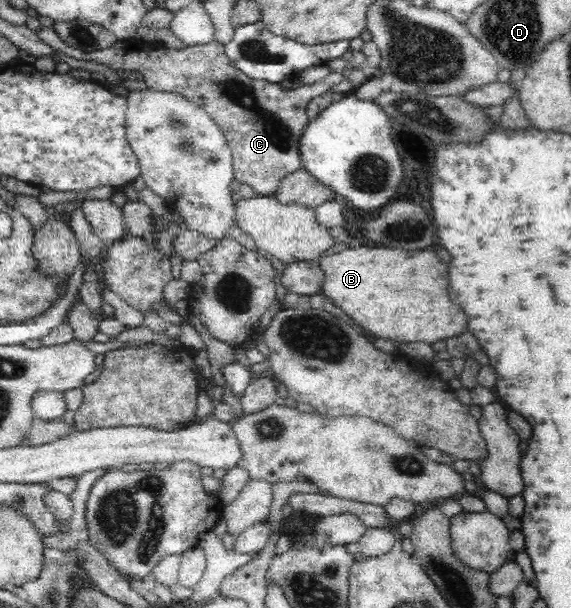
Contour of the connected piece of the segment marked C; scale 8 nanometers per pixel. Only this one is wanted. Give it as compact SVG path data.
M41 26L36 33L46 45L52 47L58 53L73 56L78 60L96 61L106 65L106 68L112 68L116 71L140 72L147 86L147 92L178 93L186 100L199 106L220 127L225 136L226 142L232 151L233 178L240 183L251 186L255 195L274 196L280 181L292 171L303 166L303 159L300 158L299 142L302 140L304 129L307 128L307 124L310 122L306 114L307 104L312 98L331 91L333 86L345 79L342 72L331 71L326 78L314 84L301 84L294 90L285 91L279 84L254 80L238 70L231 59L228 58L226 50L224 50L224 44L218 42L218 39L212 39L212 42L203 45L185 45L184 48L177 50L167 48L156 40L146 42L134 36L131 39L117 40L111 47L104 48L104 50L94 50L94 52L88 53L66 44L53 27Z

